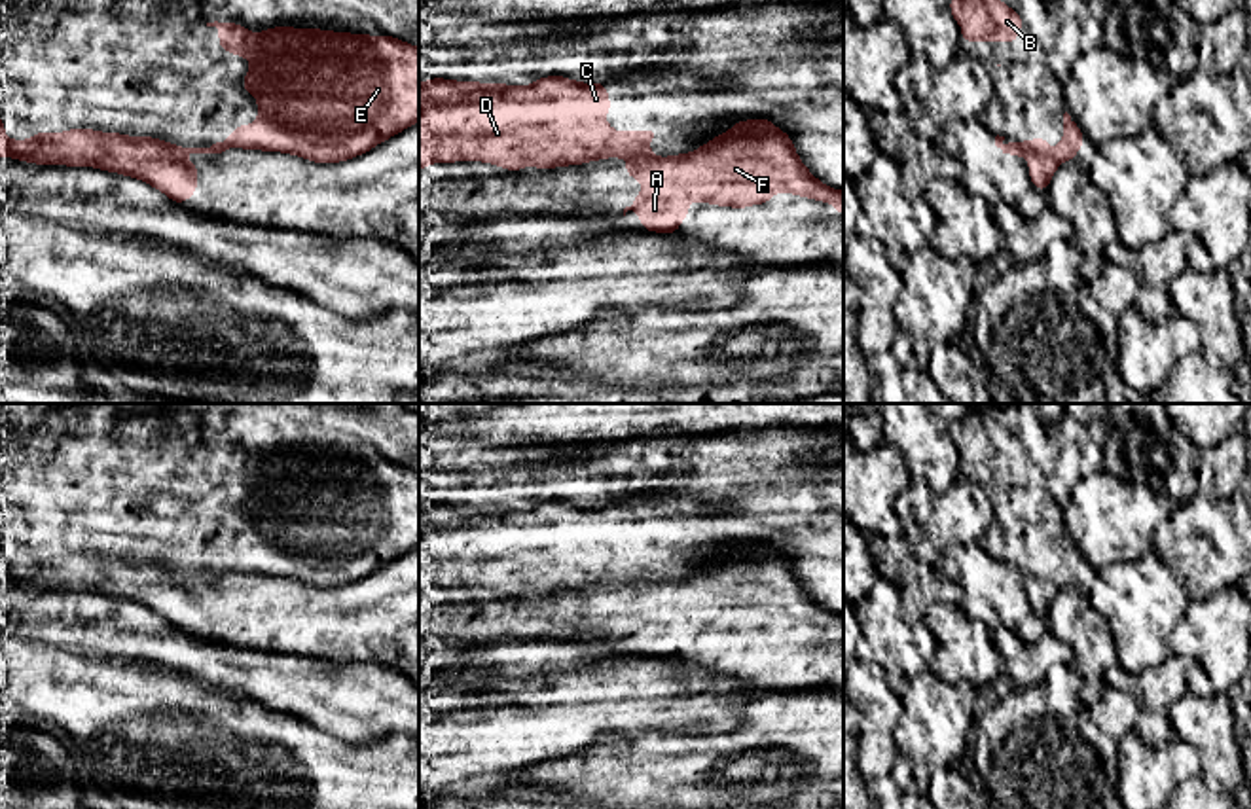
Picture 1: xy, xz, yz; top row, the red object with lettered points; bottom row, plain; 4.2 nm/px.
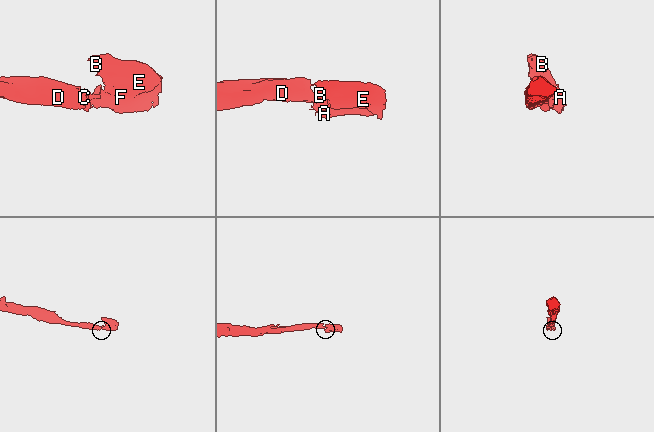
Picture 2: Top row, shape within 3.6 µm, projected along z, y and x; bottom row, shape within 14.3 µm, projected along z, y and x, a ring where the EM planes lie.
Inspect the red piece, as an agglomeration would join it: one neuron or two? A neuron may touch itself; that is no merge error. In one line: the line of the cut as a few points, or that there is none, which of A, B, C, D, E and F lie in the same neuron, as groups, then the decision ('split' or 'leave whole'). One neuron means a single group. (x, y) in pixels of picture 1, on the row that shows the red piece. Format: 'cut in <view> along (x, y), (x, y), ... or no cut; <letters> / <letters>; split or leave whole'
cut in xy along (211, 146), (224, 150); A B E F / C D; split

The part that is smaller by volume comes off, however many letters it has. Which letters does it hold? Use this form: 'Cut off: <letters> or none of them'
Cut off: A, B, E, F

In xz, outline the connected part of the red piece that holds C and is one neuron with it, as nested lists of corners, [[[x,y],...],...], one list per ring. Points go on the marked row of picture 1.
[[[434,78],[419,83],[419,172],[428,163],[451,161],[487,161],[508,171],[521,171],[527,165],[553,169],[565,165],[582,165],[605,157],[650,157],[646,144],[658,138],[658,129],[643,133],[616,133],[605,123],[612,100],[607,99],[607,83],[578,83],[569,78],[540,78],[527,87],[499,83],[466,83]]]

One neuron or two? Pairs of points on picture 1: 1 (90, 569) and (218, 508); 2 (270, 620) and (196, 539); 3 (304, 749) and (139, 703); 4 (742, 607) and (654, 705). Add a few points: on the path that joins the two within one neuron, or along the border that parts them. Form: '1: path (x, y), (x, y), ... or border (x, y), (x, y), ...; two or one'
1: border (118, 556), (129, 561), (158, 561), (162, 565); two
2: border (224, 573), (264, 573), (270, 576); two
3: path (262, 736), (226, 728), (205, 707), (181, 703); one
4: border (658, 656), (677, 656), (736, 675); two

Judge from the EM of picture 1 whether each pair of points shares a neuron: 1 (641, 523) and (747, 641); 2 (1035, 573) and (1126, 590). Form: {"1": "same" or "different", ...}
{"1": "different", "2": "different"}

